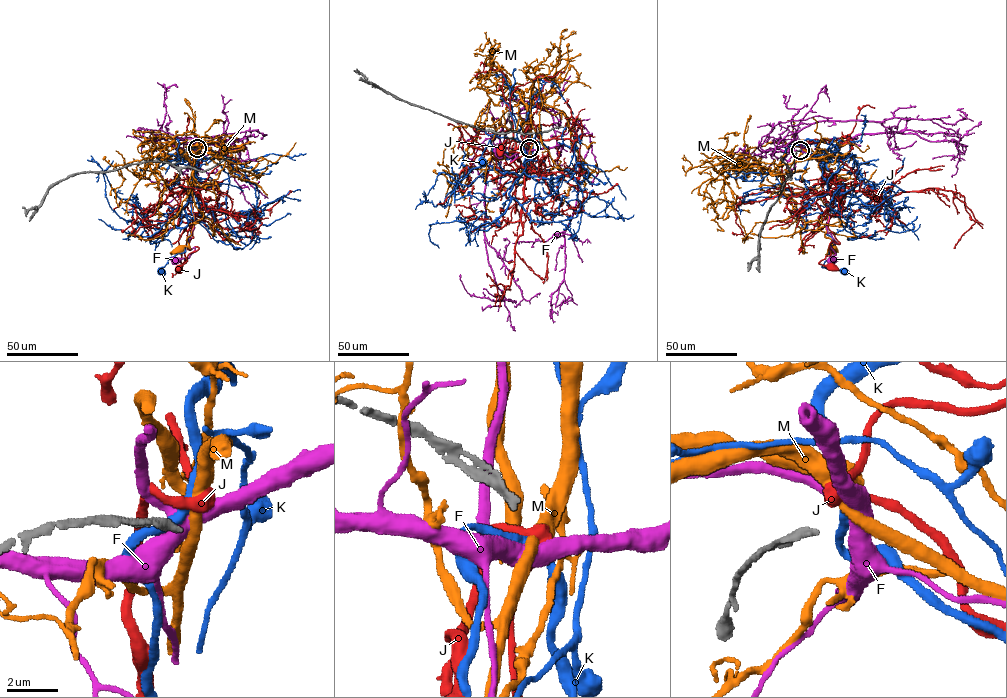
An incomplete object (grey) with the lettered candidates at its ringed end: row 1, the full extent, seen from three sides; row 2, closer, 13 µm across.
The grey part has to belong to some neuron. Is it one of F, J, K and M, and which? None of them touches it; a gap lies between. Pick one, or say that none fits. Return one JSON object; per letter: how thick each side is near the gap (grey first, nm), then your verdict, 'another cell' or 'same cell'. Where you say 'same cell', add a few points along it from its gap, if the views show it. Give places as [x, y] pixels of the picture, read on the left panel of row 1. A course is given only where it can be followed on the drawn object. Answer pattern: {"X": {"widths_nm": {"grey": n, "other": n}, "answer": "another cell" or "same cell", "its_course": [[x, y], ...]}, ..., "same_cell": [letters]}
{"F": {"widths_nm": {"grey": 260, "other": 440}, "answer": "another cell"}, "J": {"widths_nm": {"grey": 260, "other": 360}, "answer": "another cell"}, "K": {"widths_nm": {"grey": 260, "other": 340}, "answer": "another cell"}, "M": {"widths_nm": {"grey": 260, "other": 400}, "answer": "another cell"}, "same_cell": []}

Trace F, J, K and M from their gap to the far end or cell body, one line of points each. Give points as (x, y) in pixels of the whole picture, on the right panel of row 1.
F: (802, 150), (814, 155), (823, 173), (829, 216), (826, 229), (837, 243), (829, 244), (835, 253), (830, 262)
J: (801, 148), (819, 160), (824, 173), (828, 228), (839, 243), (831, 242), (830, 254), (819, 263), (832, 267)
K: (801, 149), (820, 163), (826, 233), (835, 243), (829, 252), (831, 257), (822, 266), (843, 270)
M: (801, 149), (819, 159), (828, 219), (825, 234), (831, 240), (831, 248)

